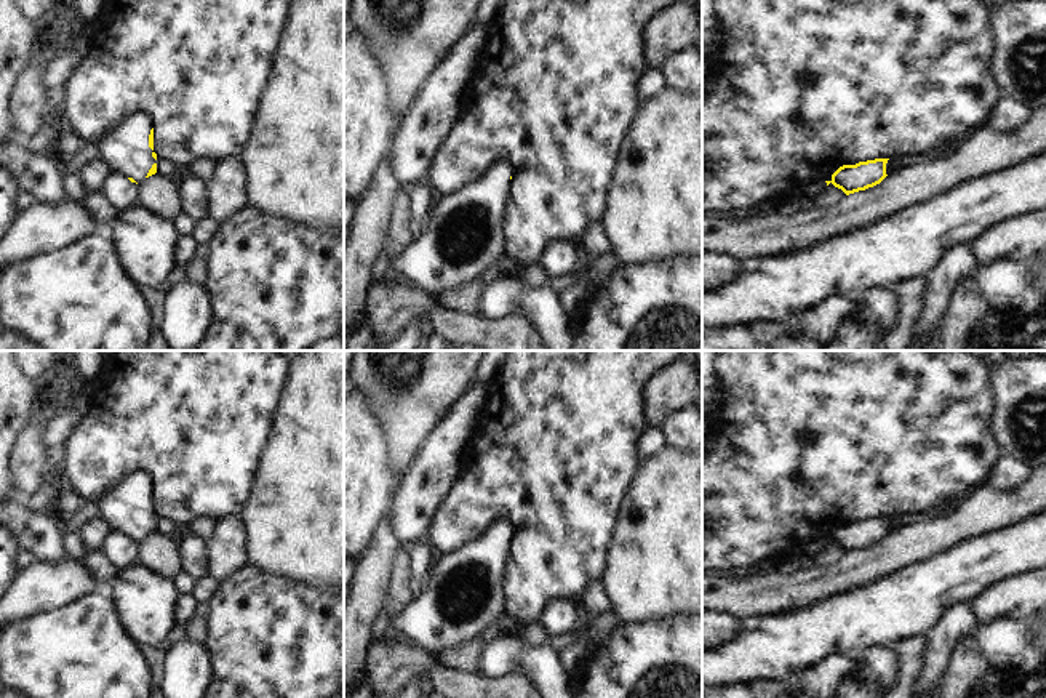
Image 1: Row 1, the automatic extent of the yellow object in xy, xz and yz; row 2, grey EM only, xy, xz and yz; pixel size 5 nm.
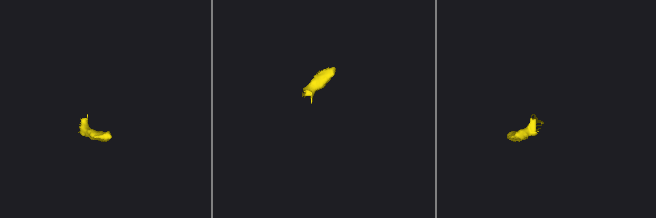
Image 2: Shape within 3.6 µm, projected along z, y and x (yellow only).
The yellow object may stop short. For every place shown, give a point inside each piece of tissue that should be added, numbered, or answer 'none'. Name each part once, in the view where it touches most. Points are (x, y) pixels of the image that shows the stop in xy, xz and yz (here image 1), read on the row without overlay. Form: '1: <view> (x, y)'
1: xy (125, 508)

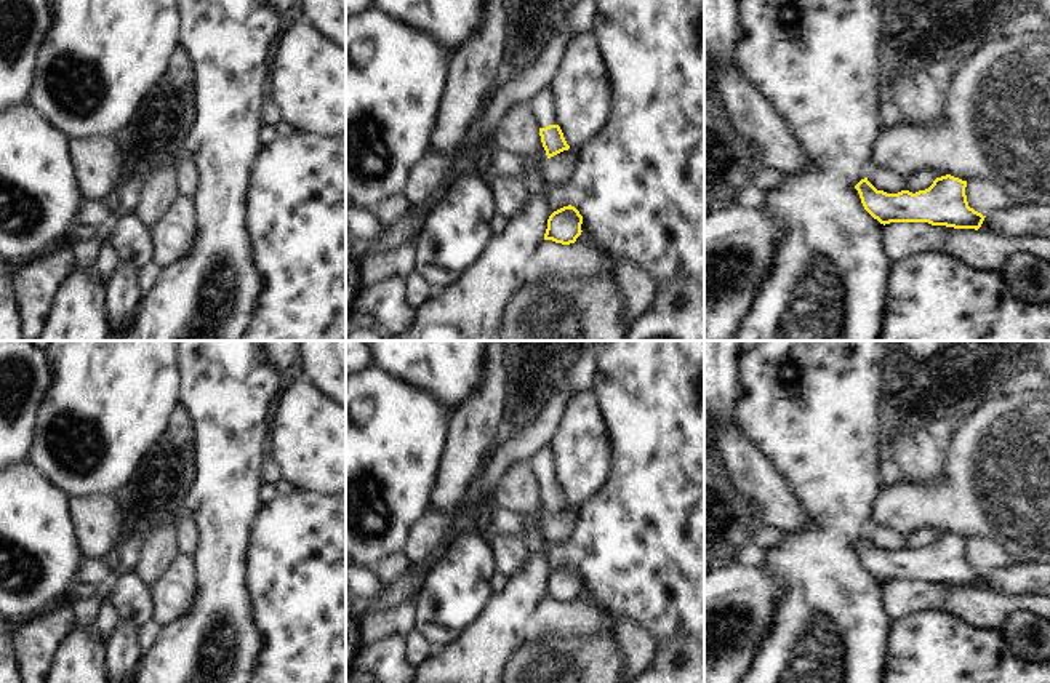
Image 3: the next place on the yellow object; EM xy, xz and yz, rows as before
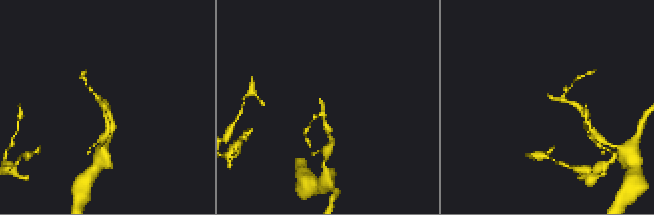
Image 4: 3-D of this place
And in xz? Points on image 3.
1: xz (541, 464)

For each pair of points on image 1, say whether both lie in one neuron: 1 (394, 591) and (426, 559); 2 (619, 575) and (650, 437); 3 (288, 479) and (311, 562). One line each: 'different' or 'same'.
1: different
2: different
3: same

